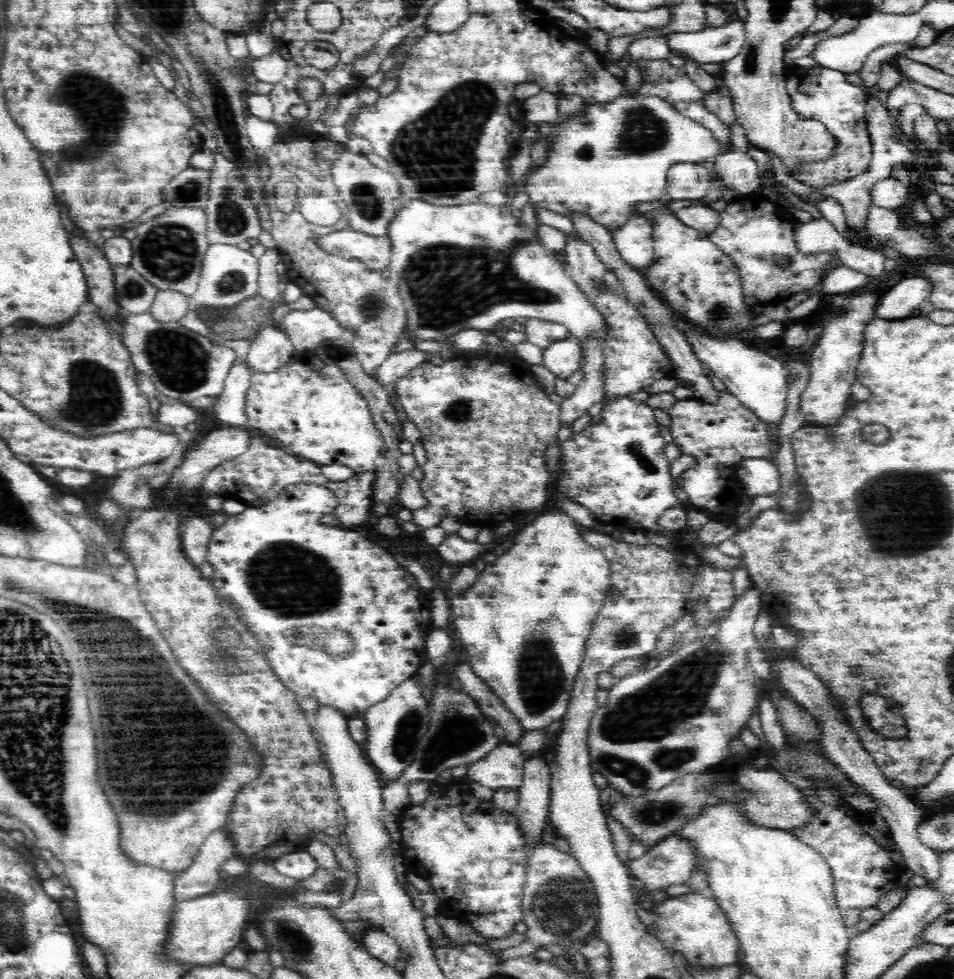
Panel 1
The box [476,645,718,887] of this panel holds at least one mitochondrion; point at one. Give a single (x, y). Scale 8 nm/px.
(659, 812)

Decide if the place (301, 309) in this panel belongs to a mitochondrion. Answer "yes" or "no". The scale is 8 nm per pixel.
no

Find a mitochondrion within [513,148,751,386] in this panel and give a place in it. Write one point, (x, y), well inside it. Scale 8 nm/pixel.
(717, 309)

